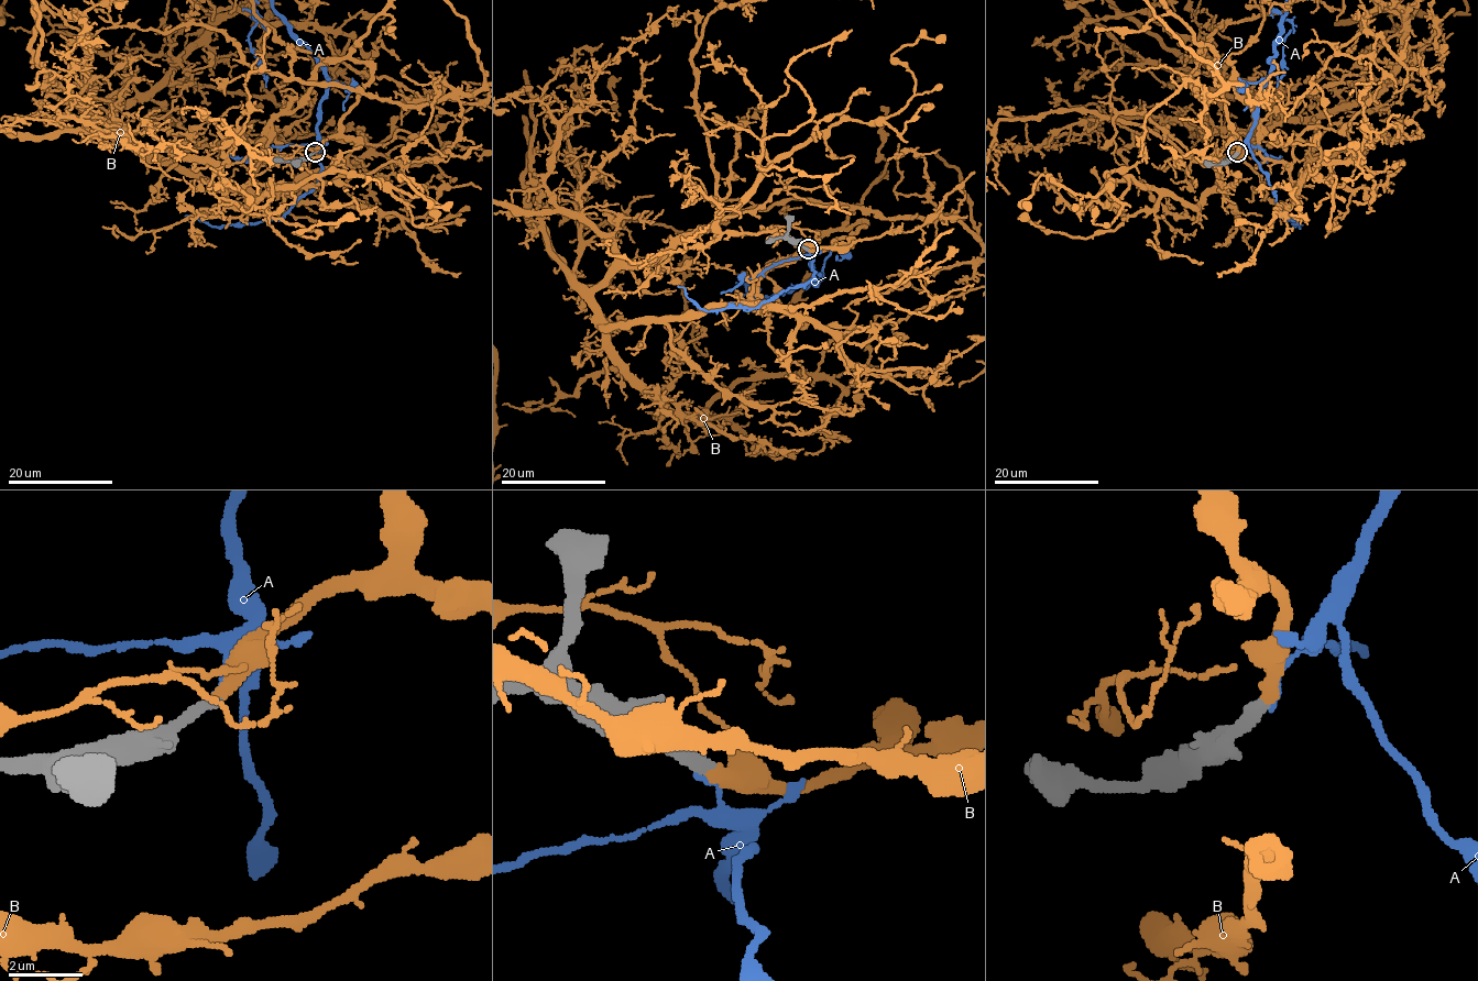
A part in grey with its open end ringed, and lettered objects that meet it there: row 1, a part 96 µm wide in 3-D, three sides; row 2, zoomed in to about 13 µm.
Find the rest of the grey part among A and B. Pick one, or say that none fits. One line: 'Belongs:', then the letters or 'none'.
Belongs: B

